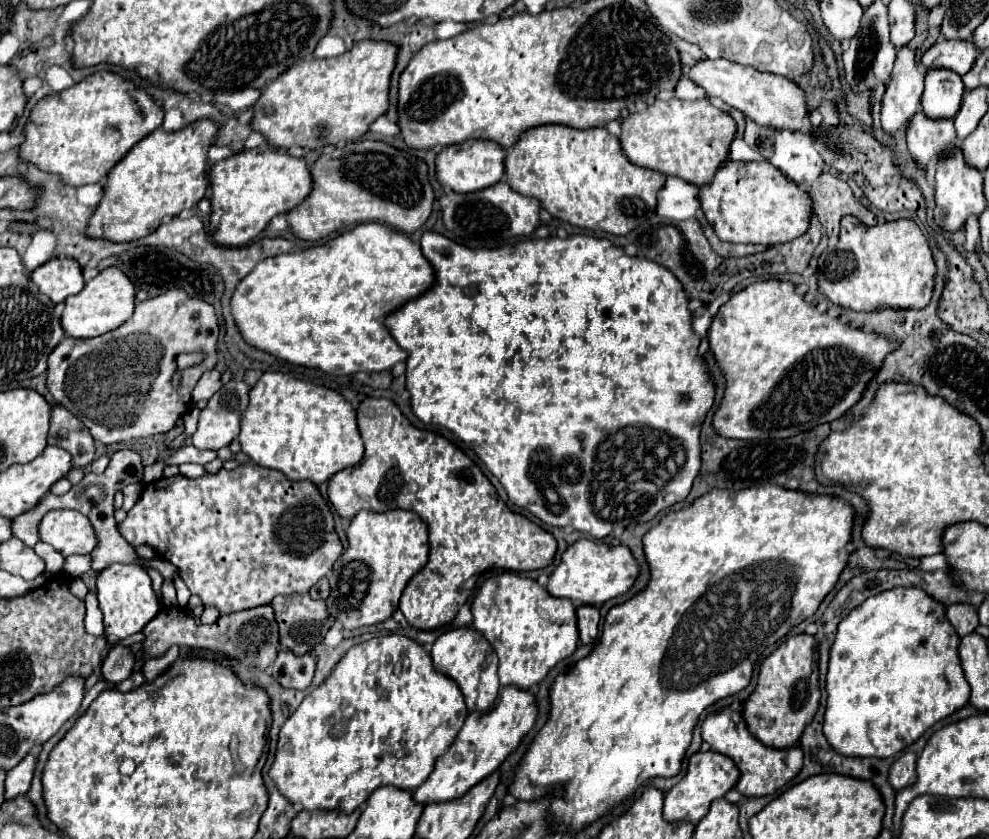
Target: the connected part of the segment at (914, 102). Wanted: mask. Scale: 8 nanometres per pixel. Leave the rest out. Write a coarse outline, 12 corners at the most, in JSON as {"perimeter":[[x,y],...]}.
{"perimeter":[[903,46],[881,100],[881,124],[895,136],[921,106],[923,72]]}

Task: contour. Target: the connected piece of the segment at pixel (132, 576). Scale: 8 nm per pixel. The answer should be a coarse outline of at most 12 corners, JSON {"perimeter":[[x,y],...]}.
{"perimeter":[[137,564],[97,578],[105,634],[123,640],[159,612],[151,578]]}

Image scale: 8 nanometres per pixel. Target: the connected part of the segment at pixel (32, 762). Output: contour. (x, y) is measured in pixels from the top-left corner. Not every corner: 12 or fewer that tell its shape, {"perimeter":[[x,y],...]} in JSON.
{"perimeter":[[29,752],[5,782],[7,800],[27,794],[37,766]]}

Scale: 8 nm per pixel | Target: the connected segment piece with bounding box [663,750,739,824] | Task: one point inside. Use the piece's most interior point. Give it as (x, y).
(710, 775)

